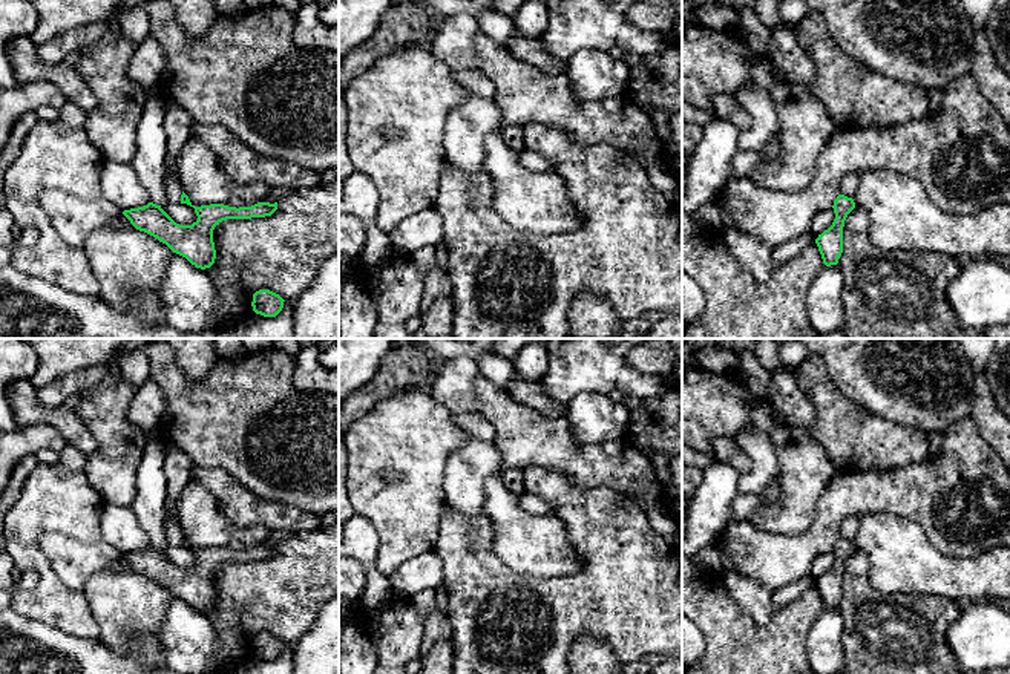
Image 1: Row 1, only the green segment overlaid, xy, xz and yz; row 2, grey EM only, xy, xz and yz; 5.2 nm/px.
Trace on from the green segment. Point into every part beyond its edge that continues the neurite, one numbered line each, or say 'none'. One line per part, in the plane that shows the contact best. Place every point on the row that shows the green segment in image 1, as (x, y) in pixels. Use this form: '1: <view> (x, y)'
1: xy (178, 123)

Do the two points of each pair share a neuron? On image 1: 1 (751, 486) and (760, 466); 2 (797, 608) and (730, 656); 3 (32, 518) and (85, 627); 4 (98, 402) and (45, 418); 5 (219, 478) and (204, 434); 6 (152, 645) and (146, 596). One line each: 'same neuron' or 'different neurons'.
1: same neuron
2: same neuron
3: same neuron
4: different neurons
5: different neurons
6: same neuron

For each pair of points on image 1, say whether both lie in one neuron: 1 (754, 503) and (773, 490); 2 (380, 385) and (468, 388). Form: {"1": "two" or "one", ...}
{"1": "one", "2": "two"}

